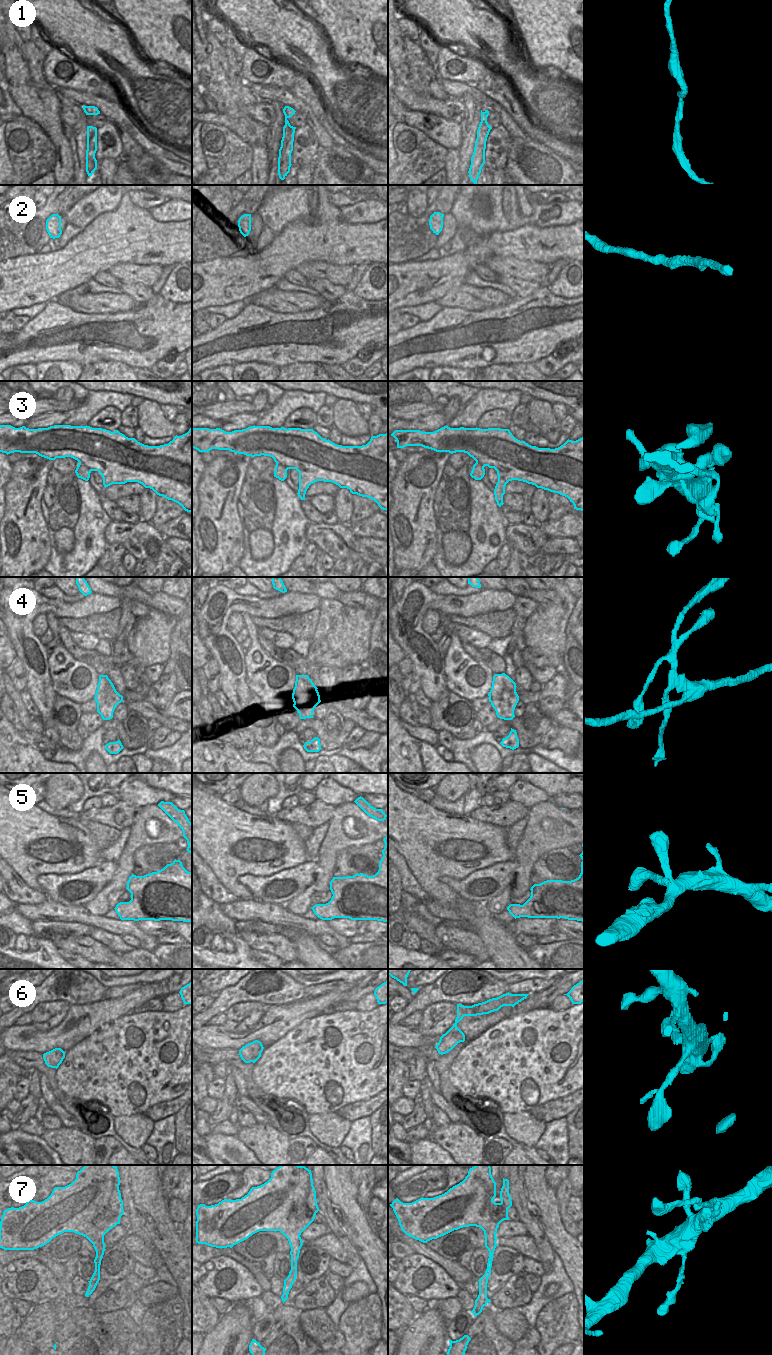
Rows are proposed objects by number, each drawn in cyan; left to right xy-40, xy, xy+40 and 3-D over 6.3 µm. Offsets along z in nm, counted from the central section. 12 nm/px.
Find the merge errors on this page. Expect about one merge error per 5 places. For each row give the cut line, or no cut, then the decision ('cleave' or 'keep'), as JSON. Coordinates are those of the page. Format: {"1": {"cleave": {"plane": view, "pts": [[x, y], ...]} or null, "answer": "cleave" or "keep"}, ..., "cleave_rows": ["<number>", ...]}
{"1": {"cleave": null, "answer": "keep"}, "2": {"cleave": null, "answer": "keep"}, "3": {"cleave": null, "answer": "keep"}, "4": {"cleave": {"plane": "xy+40", "pts": [[513, 681], [513, 685], [502, 690], [491, 703]]}, "answer": "cleave"}, "5": {"cleave": null, "answer": "keep"}, "6": {"cleave": null, "answer": "keep"}, "7": {"cleave": null, "answer": "keep"}, "cleave_rows": ["4"]}

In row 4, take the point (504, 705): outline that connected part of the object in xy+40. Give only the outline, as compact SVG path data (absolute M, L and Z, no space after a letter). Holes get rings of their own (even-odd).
M513 682L512 688L506 688L504 691L500 691L500 695L491 703L498 718L512 720L515 717L514 710L519 701L516 687L516 683Z

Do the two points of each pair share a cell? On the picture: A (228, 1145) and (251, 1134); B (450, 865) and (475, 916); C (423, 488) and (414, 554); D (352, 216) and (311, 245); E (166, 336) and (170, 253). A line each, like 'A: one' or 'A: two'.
A: two
B: one
C: one
D: two
E: two

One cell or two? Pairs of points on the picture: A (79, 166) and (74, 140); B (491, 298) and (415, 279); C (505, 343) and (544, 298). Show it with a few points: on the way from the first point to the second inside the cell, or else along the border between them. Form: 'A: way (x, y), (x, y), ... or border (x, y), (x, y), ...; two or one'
A: way (79, 160), (78, 146); one
B: border (464, 281), (452, 286), (436, 301); two
C: way (517, 333), (536, 314), (536, 310); one

